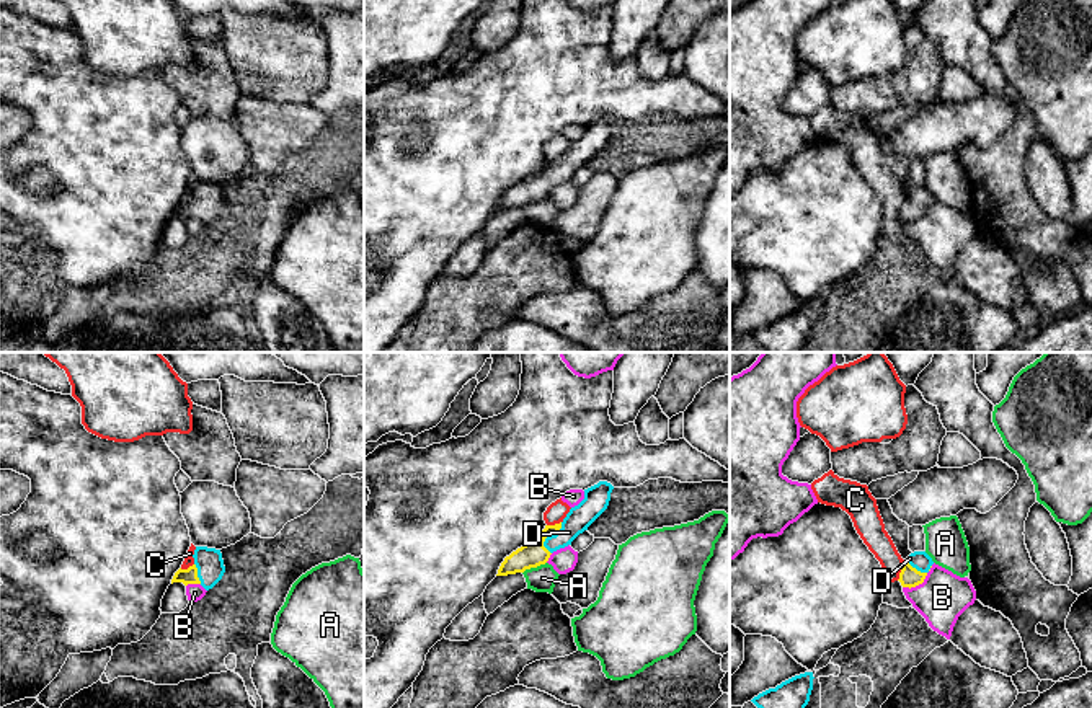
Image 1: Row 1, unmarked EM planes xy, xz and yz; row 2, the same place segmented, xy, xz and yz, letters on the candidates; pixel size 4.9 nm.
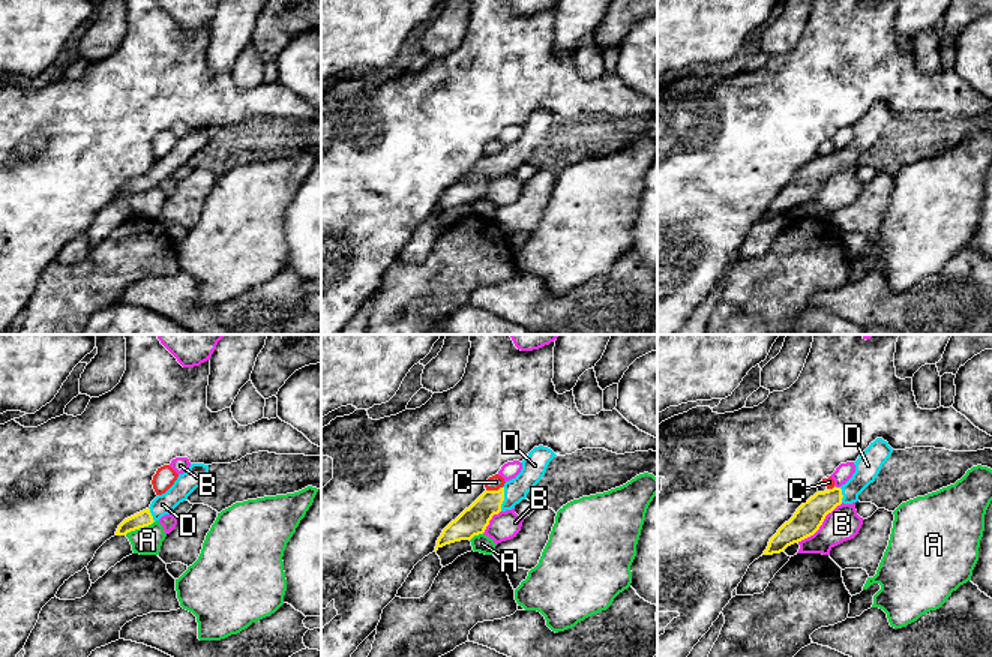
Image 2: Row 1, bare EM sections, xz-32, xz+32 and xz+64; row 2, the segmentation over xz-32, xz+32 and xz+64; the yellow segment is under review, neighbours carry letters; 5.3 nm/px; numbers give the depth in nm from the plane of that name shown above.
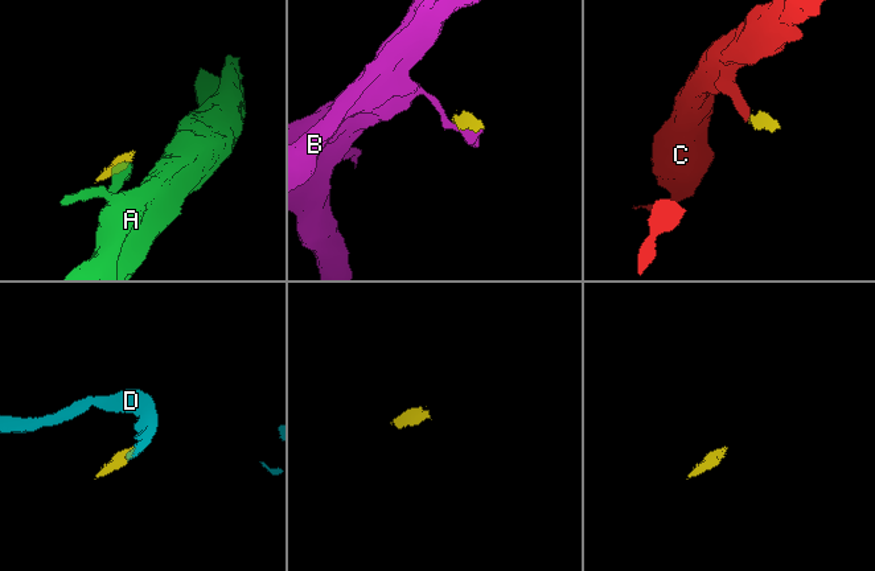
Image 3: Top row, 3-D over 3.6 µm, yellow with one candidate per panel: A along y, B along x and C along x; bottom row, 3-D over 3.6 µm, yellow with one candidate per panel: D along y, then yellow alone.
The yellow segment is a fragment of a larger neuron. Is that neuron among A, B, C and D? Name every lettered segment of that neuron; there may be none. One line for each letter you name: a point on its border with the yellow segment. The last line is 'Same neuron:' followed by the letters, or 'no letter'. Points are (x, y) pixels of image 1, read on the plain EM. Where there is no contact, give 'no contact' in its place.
D: contact xz (547, 170)
Same neuron: D

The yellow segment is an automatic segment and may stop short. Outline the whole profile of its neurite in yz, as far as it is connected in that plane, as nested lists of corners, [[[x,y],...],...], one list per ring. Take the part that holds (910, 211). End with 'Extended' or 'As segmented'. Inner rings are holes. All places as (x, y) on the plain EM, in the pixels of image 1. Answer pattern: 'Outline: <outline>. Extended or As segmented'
Outline: [[[914,186],[903,197],[898,215],[903,222],[916,222],[924,217],[932,199],[934,196],[926,186]]]. Extended

